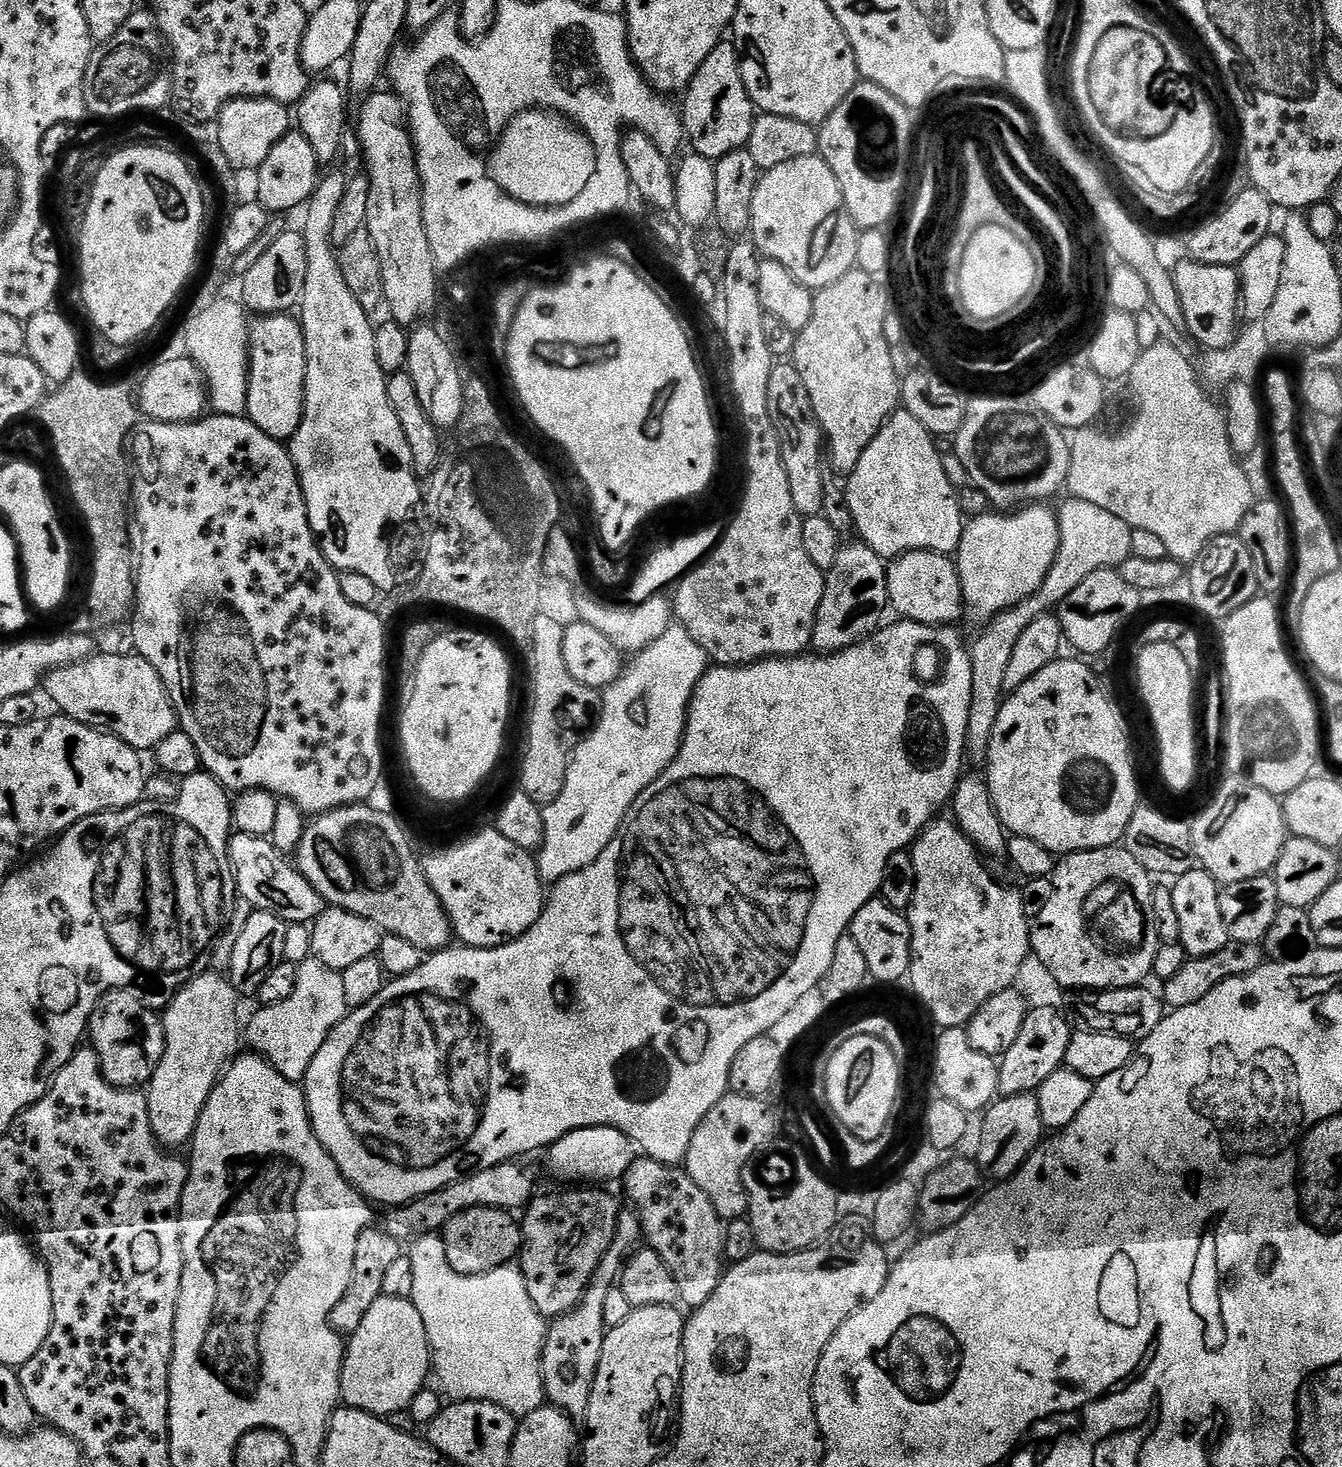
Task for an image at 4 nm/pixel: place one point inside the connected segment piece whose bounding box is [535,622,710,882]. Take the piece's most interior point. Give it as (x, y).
(644, 713)

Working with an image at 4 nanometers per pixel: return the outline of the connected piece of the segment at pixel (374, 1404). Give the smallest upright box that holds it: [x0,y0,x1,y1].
[340,1296,432,1417]

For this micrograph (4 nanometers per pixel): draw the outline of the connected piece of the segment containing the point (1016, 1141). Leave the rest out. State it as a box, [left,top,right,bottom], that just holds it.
[978,1094,1046,1182]

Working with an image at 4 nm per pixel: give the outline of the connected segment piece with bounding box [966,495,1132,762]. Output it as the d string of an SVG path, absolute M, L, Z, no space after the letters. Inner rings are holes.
M1069 495L1067 499L1068 501L1061 508L1058 508L1056 521L1060 527L1060 545L1056 551L1054 564L1043 573L1038 590L1028 600L1018 602L1014 606L1010 606L1006 611L999 612L997 616L992 617L991 620L983 625L984 633L976 641L971 641L972 701L970 702L968 742L966 745L967 755L971 759L973 756L974 759L980 760L980 762L987 761L994 722L998 722L1000 705L1006 696L1004 690L1006 665L1010 663L1010 658L1014 654L1014 646L1018 642L1019 636L1029 628L1030 622L1034 622L1034 618L1049 615L1053 610L1059 609L1060 604L1066 598L1066 594L1070 594L1070 590L1076 589L1085 578L1090 578L1090 574L1094 574L1103 568L1119 569L1120 564L1126 562L1128 557L1132 555L1130 550L1132 528L1126 522L1122 522L1122 518L1118 518L1118 514L1110 514L1110 510L1102 510L1102 506L1094 506L1094 502L1086 502L1077 496Z

